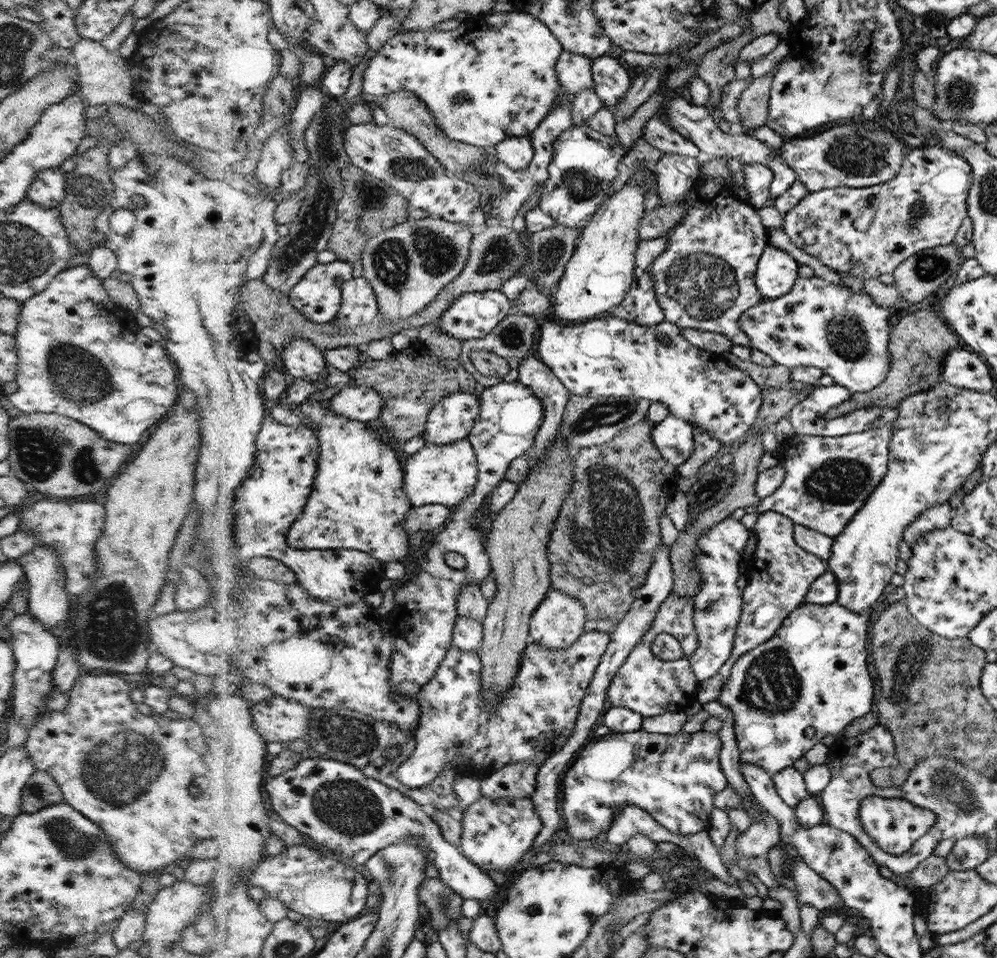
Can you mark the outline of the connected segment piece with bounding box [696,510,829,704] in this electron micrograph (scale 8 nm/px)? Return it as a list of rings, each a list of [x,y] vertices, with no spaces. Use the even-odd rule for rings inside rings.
[[[772,510],[759,514],[753,528],[757,537],[757,548],[749,562],[750,572],[746,575],[749,582],[743,589],[744,608],[737,624],[733,652],[712,678],[700,682],[696,694],[698,702],[703,704],[717,700],[722,687],[728,682],[734,663],[749,650],[772,638],[785,618],[804,604],[810,585],[829,570],[827,560],[806,552],[796,544],[793,524],[791,518]]]

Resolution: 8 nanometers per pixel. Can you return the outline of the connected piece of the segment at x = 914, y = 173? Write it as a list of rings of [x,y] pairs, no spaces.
[[[916,142],[911,145],[905,156],[905,162],[901,166],[901,172],[896,178],[886,181],[876,186],[867,187],[836,187],[831,189],[819,190],[808,193],[805,198],[788,213],[784,213],[783,231],[790,238],[794,246],[804,250],[806,253],[814,256],[818,261],[822,262],[826,267],[837,273],[844,273],[860,280],[878,279],[884,274],[893,274],[894,270],[905,262],[906,259],[913,257],[921,251],[934,249],[936,246],[947,246],[956,240],[958,232],[964,225],[964,220],[969,216],[968,213],[968,196],[973,182],[973,167],[970,166],[956,150],[950,150],[949,147],[938,145],[931,146],[929,144],[921,144]]]

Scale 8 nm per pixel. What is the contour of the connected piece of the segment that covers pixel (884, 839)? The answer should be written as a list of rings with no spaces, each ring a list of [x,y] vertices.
[[[869,796],[862,799],[860,817],[863,828],[887,854],[898,855],[908,852],[919,840],[933,828],[937,814],[933,811],[916,806],[909,799],[884,799]]]

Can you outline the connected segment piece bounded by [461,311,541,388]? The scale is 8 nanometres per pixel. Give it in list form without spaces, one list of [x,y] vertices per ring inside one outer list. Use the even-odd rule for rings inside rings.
[[[511,311],[508,316],[493,330],[492,333],[484,338],[471,338],[466,340],[463,345],[463,355],[461,358],[461,363],[465,366],[466,371],[473,375],[473,378],[484,385],[484,388],[500,384],[501,382],[514,382],[518,380],[518,370],[520,370],[520,364],[526,360],[528,355],[534,355],[536,353],[536,340],[538,338],[538,332],[541,325],[535,321],[535,319],[530,317],[530,315],[517,313]],[[472,350],[489,350],[494,352],[498,356],[502,356],[508,361],[510,365],[510,372],[502,378],[485,378],[474,368],[470,360],[470,352]]]

